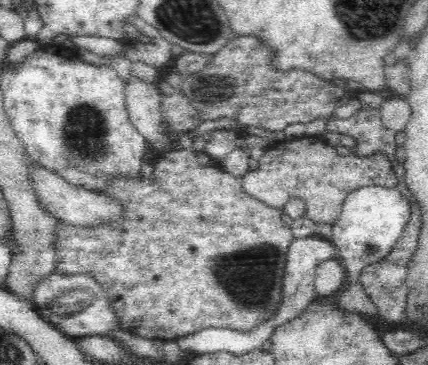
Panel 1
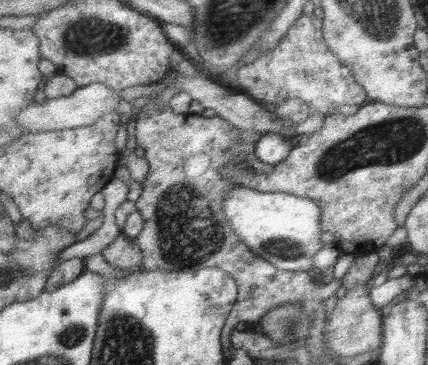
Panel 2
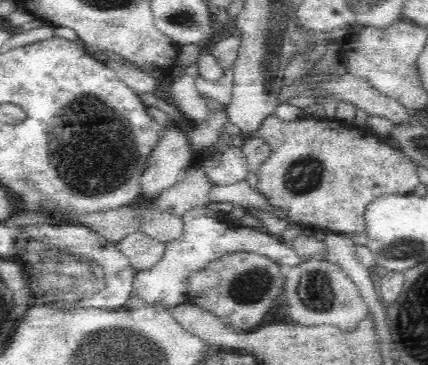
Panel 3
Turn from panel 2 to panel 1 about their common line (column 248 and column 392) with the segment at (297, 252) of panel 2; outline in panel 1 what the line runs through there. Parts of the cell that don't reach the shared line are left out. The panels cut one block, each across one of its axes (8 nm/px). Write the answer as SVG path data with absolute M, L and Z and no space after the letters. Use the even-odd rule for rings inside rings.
M364 186L346 196L342 202L342 210L338 220L332 224L330 240L338 248L340 262L346 268L346 282L344 286L334 292L336 300L354 284L360 282L360 272L384 256L392 252L392 246L400 238L406 222L410 218L410 204L400 196L396 188L384 188L384 186Z

